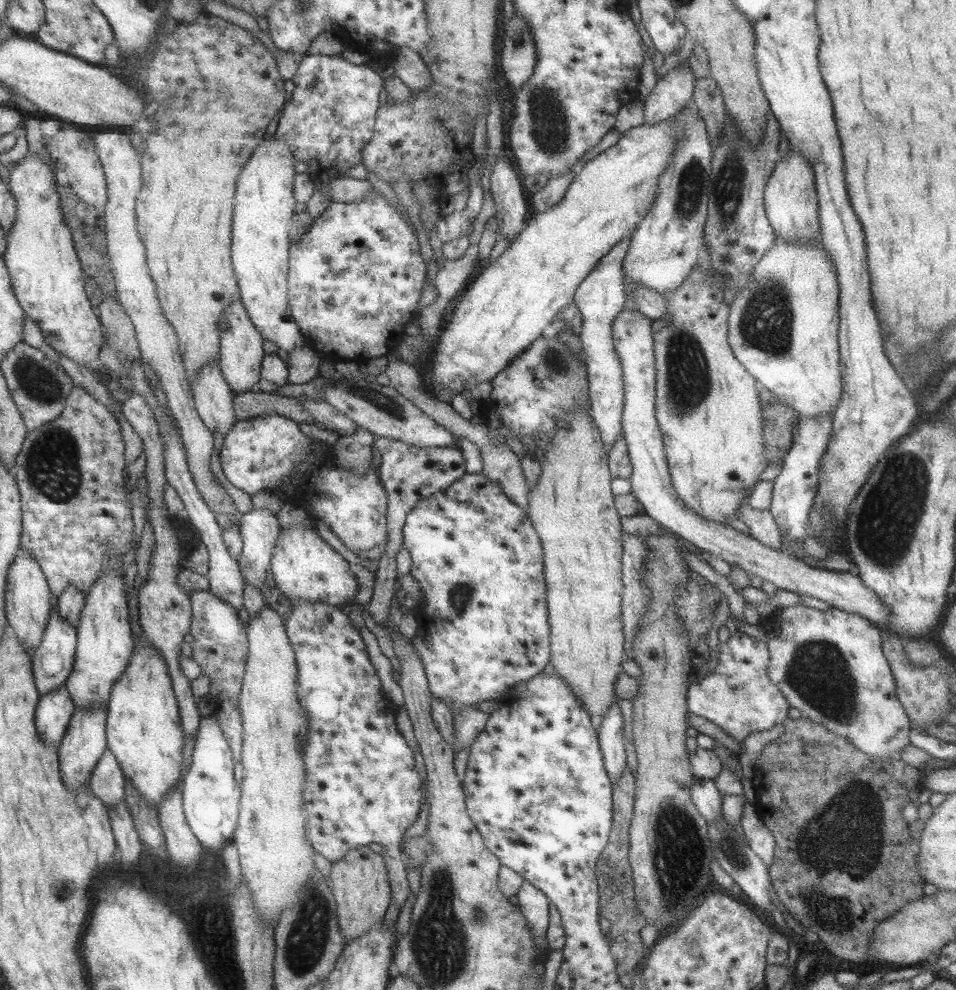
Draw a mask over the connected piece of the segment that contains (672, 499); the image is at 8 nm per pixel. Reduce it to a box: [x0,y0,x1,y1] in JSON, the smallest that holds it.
[612,309,888,627]

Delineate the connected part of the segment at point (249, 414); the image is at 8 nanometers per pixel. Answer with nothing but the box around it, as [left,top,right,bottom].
[232,392,314,425]

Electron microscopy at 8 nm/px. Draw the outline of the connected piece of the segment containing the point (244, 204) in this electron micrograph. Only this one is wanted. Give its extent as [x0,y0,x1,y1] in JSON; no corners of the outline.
[230,135,307,355]

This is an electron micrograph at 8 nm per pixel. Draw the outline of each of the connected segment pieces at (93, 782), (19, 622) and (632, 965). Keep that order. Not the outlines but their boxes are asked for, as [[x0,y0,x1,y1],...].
[[87,748,125,808],[4,548,53,658],[596,768,646,974]]

